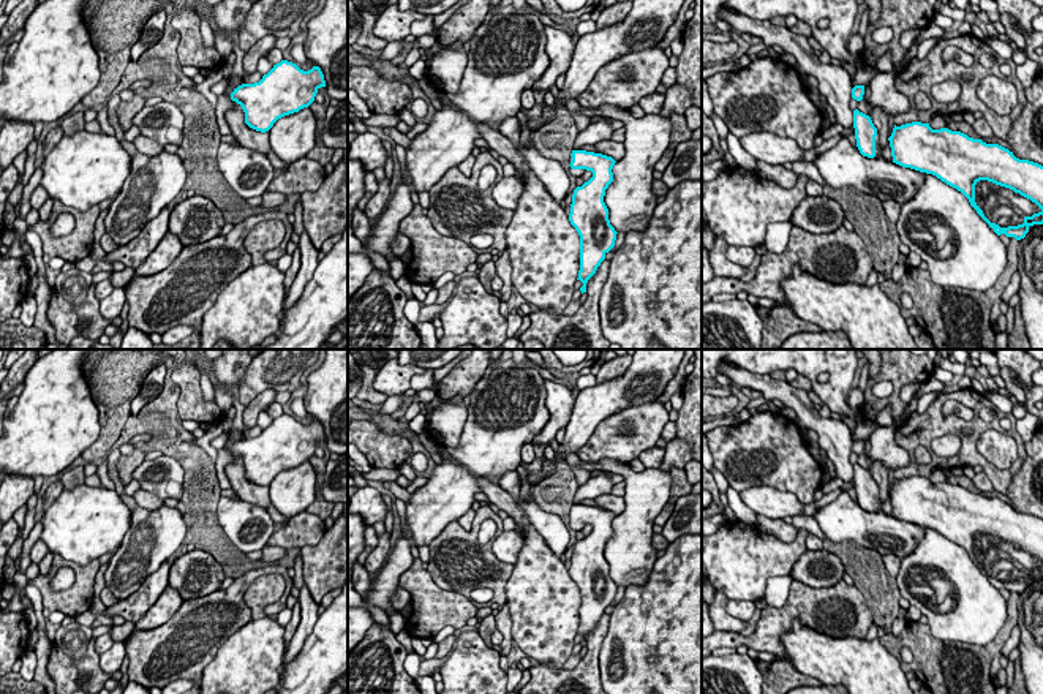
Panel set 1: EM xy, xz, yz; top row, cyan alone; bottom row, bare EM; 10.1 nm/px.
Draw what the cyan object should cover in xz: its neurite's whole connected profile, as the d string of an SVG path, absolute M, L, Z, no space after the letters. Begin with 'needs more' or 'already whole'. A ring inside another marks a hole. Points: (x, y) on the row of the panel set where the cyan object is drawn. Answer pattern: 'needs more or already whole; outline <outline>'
needs more; outline M572 150L569 163L569 172L575 177L582 177L586 171L593 172L588 182L574 190L569 213L569 221L580 236L580 270L577 280L583 283L580 288L583 294L586 292L588 280L615 247L618 232L610 224L604 196L613 182L612 169L616 161L602 153Z

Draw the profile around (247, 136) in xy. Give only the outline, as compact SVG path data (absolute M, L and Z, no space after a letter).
M232 101L232 107L224 112L224 119L232 136L247 149L267 155L272 149L269 144L269 131L261 133L245 123L245 112L240 104Z

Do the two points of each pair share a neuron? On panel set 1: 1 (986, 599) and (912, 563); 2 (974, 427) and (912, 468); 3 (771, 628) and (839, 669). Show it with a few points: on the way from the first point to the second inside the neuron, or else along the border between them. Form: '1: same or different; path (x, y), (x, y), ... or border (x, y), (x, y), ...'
1: same; path (967, 580), (948, 561), (931, 561)
2: same; path (953, 427), (930, 427), (912, 448)
3: different; border (820, 634), (795, 620), (781, 636), (784, 658)

